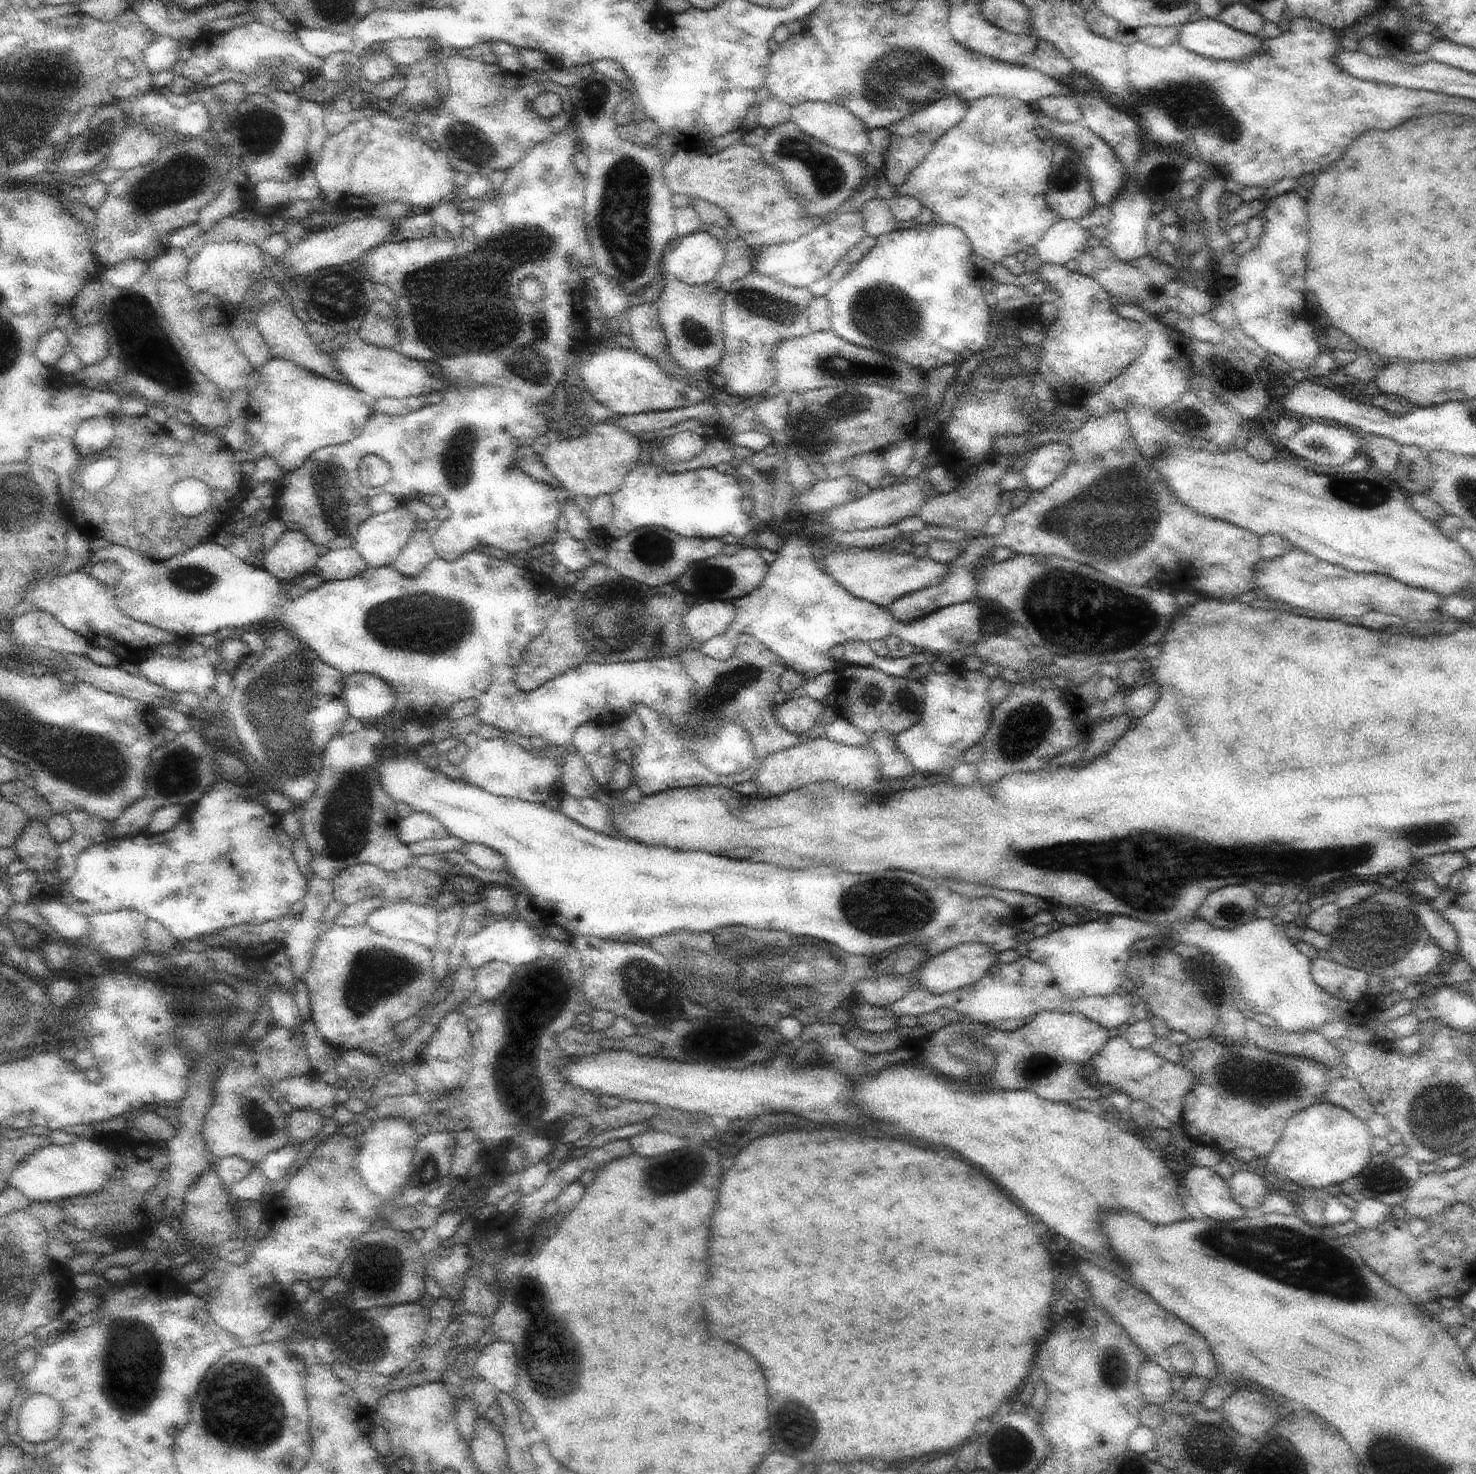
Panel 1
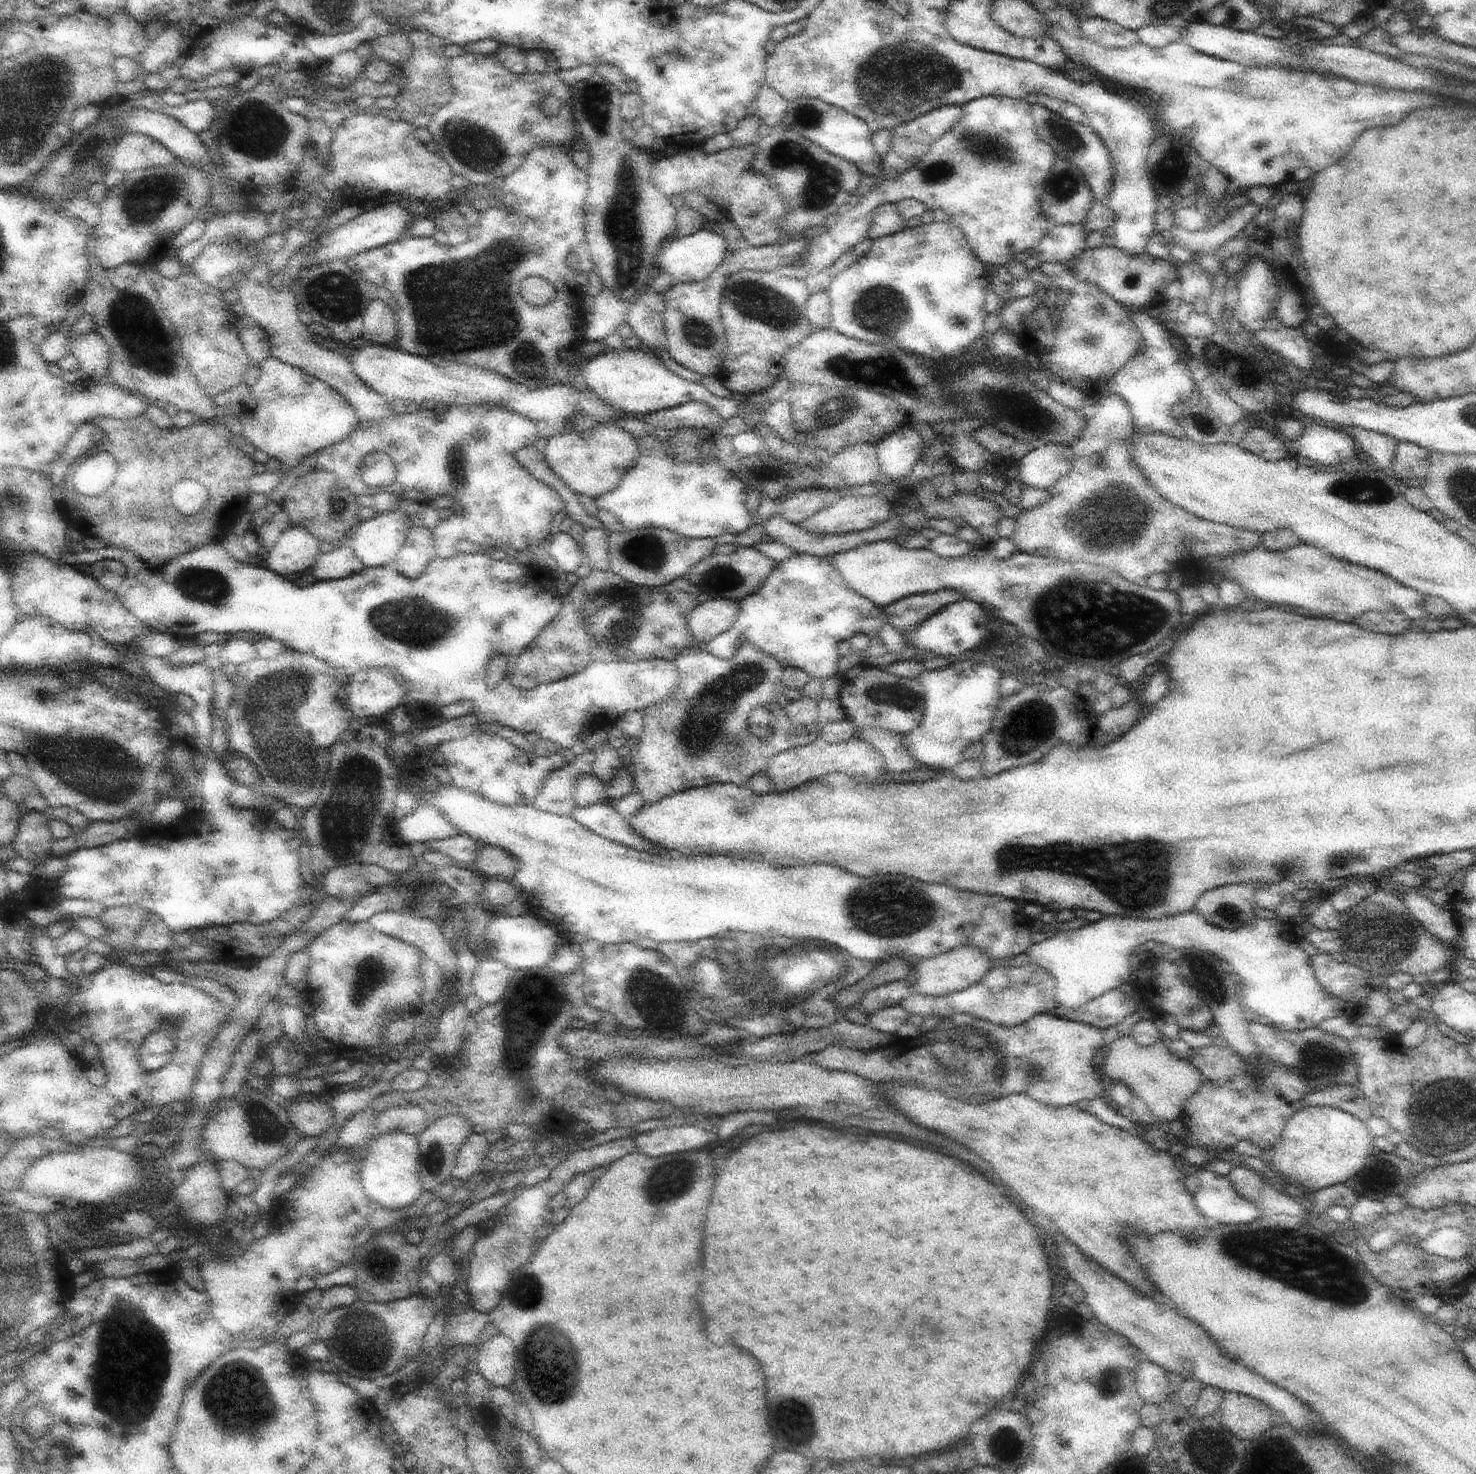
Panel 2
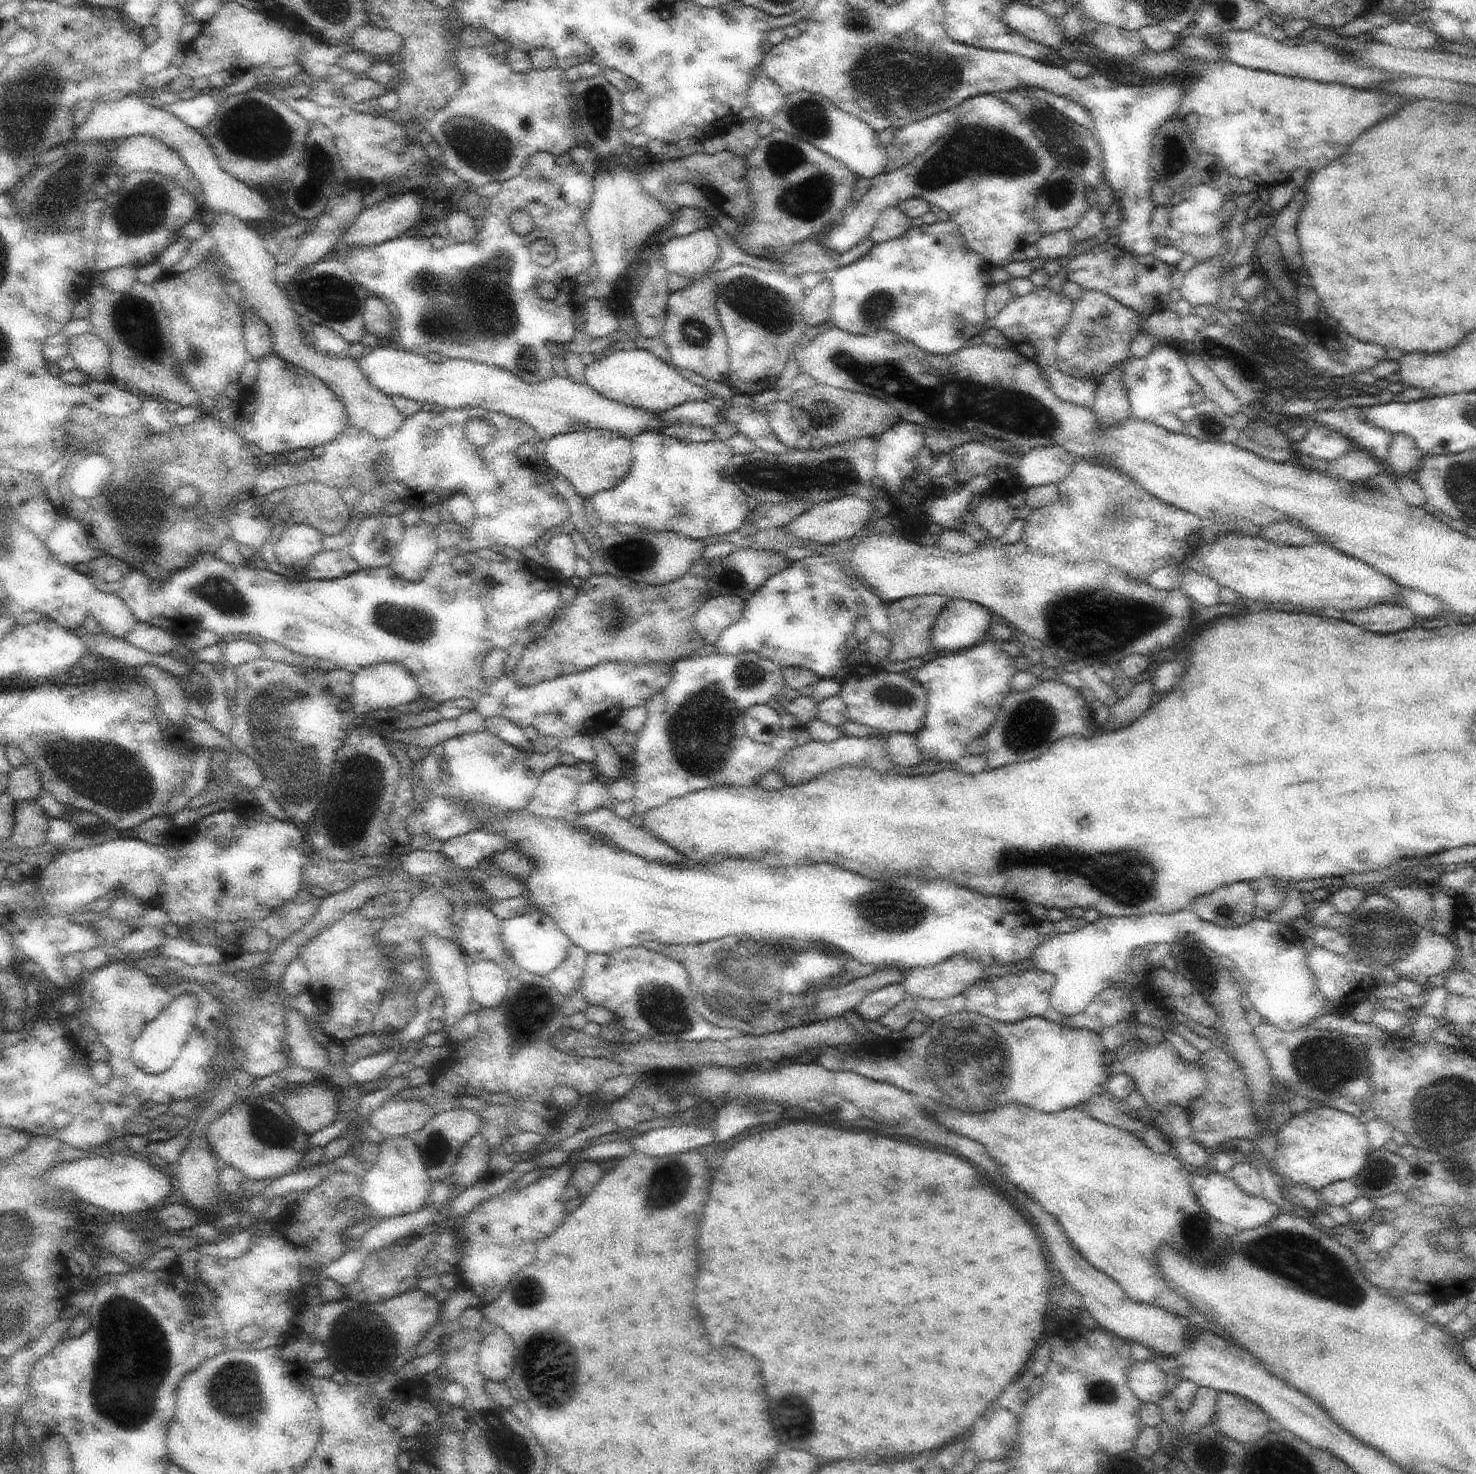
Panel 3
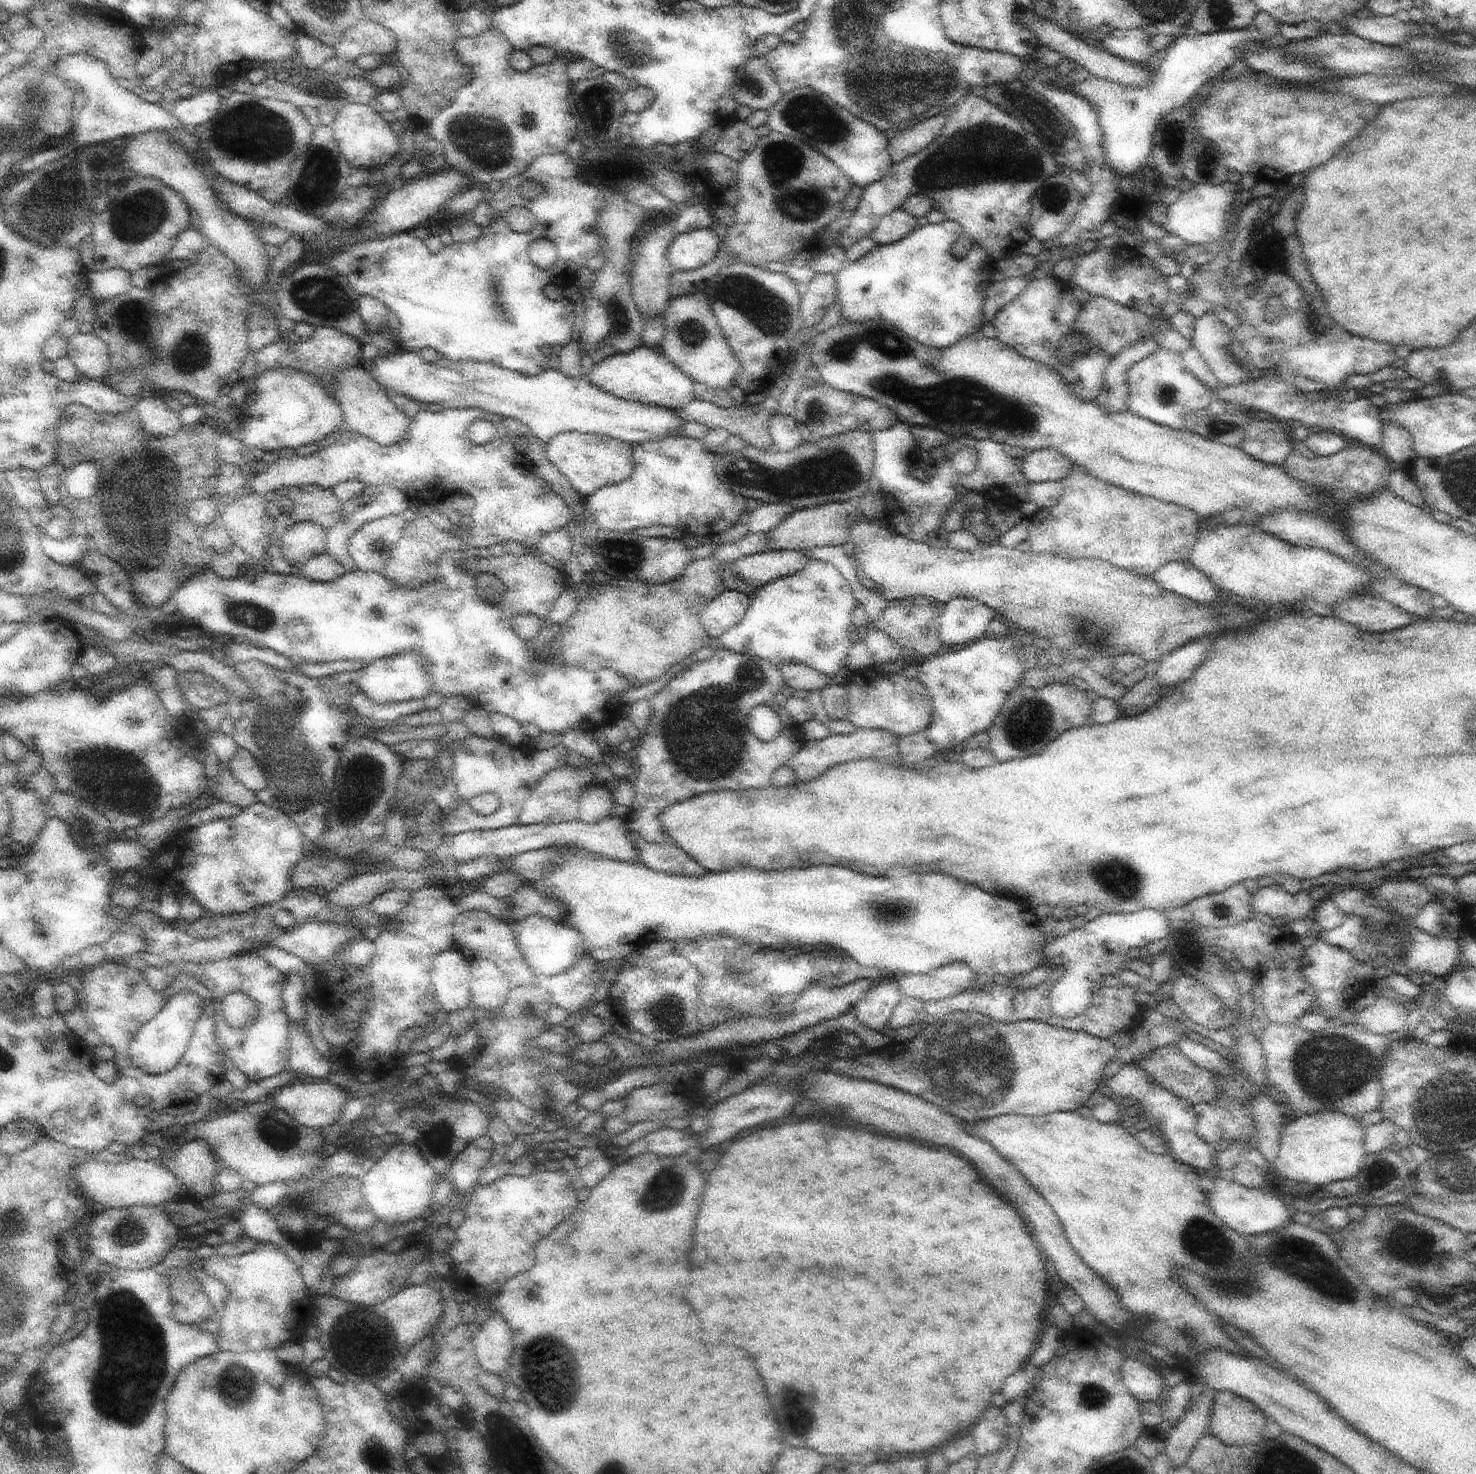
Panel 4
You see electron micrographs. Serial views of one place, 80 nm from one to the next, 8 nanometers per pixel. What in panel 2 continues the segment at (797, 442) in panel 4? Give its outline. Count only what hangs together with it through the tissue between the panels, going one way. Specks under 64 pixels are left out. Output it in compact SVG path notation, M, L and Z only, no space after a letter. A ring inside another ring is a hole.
M780 397L772 404L762 409L763 420L786 442L801 442L801 437L795 429L791 404L787 397Z

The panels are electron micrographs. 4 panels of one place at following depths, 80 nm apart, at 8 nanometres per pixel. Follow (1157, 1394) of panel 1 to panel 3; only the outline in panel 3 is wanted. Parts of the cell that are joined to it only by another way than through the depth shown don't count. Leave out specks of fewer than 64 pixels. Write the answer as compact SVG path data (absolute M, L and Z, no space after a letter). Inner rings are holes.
M1136 1361L1128 1371L1128 1382L1134 1394L1143 1403L1159 1405L1169 1393L1168 1375L1169 1373L1162 1371L1155 1361Z

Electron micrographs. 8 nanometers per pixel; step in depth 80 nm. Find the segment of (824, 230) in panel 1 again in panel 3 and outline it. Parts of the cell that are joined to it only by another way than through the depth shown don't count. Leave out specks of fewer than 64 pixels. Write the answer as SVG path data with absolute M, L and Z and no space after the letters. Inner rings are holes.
M978 95L968 100L965 100L957 109L957 119L956 122L953 122L947 129L946 132L938 139L936 142L933 142L928 150L924 151L924 154L921 154L919 157L916 157L910 164L904 165L903 167L897 168L891 173L882 173L873 178L872 186L867 191L867 193L859 200L858 203L851 205L838 219L837 221L820 237L820 242L829 249L837 257L842 256L844 252L848 252L851 248L854 248L856 244L860 244L866 236L870 236L870 232L874 228L880 213L887 208L893 206L899 206L902 201L918 197L924 199L930 206L938 206L948 214L949 220L956 222L960 226L963 237L966 241L966 246L977 252L992 268L997 266L1005 267L1010 262L1010 256L1014 250L1020 248L1026 248L1028 244L1037 245L1038 241L1042 238L1042 233L1037 223L1035 214L1036 214L1036 205L1038 202L1038 197L1041 190L1044 188L1048 177L1056 170L1056 167L1059 165L1057 163L1056 157L1051 153L1051 150L1048 150L1047 146L1044 146L1044 143L1040 142L1040 139L1036 136L1034 129L1029 125L1027 118L1019 111L1016 110L1016 107L1009 105L1009 102L1006 102L1003 98L1000 98L998 95Z

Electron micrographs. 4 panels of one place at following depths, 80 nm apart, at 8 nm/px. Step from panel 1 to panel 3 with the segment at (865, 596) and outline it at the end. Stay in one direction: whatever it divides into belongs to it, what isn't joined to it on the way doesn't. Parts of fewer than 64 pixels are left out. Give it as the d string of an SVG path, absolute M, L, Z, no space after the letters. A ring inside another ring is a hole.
M869 528L865 529L858 537L855 543L853 551L847 554L849 559L849 574L852 574L856 580L856 584L863 584L868 590L877 594L882 600L882 602L888 605L891 602L897 600L904 600L906 597L919 597L924 595L942 595L947 596L950 599L964 599L967 601L972 601L982 606L985 606L989 611L1002 616L1004 620L1008 620L1010 624L1014 624L1016 628L1022 630L1024 634L1028 634L1030 637L1038 638L1045 647L1045 654L1056 654L1061 658L1062 662L1066 662L1069 667L1071 667L1071 662L1078 662L1078 648L1080 648L1080 663L1089 664L1091 667L1096 668L1096 666L1104 665L1109 668L1117 667L1119 662L1130 656L1131 654L1144 654L1144 656L1150 656L1154 658L1157 653L1164 648L1171 648L1173 642L1176 642L1177 638L1180 638L1186 632L1186 628L1190 626L1191 619L1193 617L1193 611L1191 608L1191 602L1189 596L1182 589L1174 589L1171 591L1156 590L1152 588L1150 584L1146 582L1136 582L1136 580L1130 580L1128 574L1124 574L1122 570L1116 570L1114 566L1108 566L1106 562L1100 562L1100 564L1094 564L1094 562L1084 562L1084 566L1080 562L1072 564L1072 562L1064 562L1064 560L1058 560L1054 556L1050 555L1035 555L1030 551L1025 551L1022 554L1006 554L1003 548L1000 548L999 543L991 543L988 541L979 542L978 546L974 548L972 552L962 554L953 553L952 551L945 551L940 547L935 545L920 546L913 543L909 536L906 535L875 535L874 533L869 533Z

